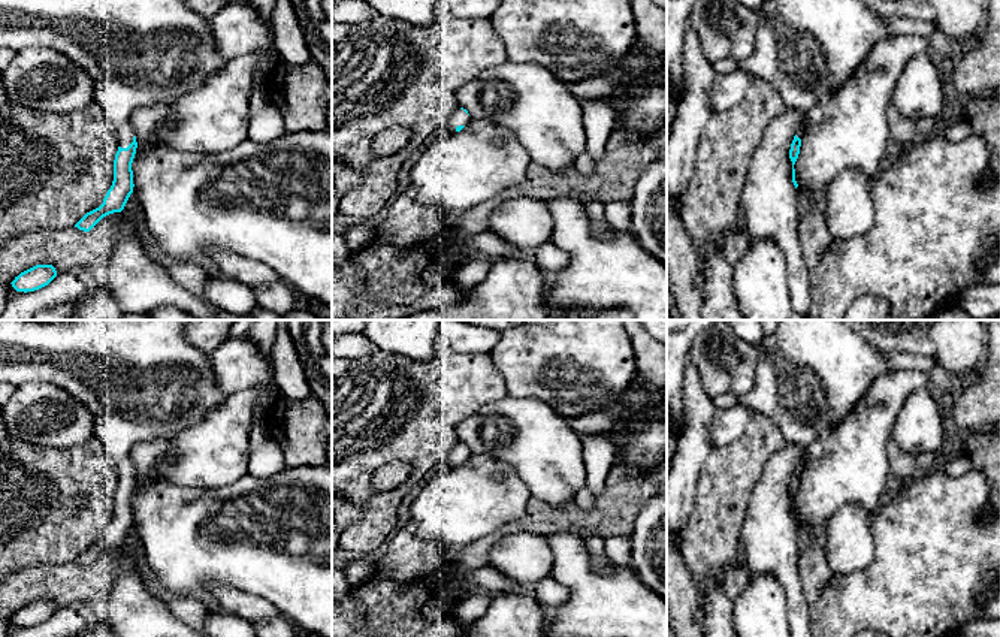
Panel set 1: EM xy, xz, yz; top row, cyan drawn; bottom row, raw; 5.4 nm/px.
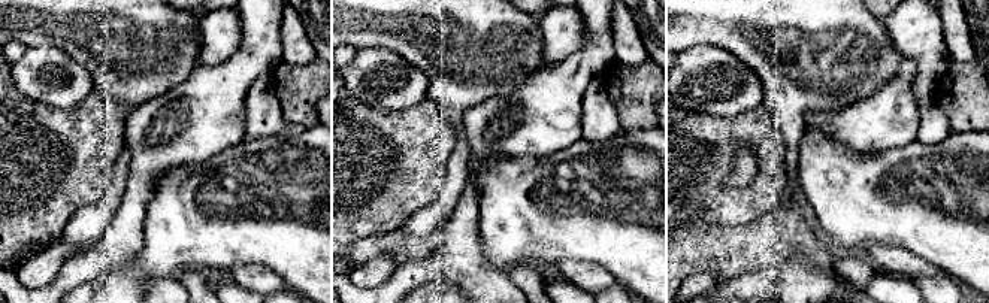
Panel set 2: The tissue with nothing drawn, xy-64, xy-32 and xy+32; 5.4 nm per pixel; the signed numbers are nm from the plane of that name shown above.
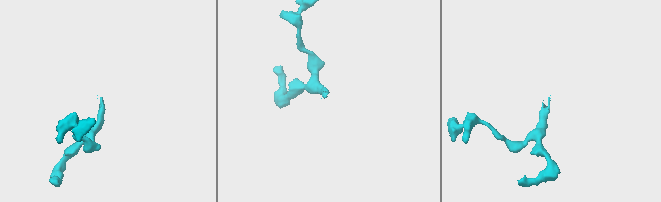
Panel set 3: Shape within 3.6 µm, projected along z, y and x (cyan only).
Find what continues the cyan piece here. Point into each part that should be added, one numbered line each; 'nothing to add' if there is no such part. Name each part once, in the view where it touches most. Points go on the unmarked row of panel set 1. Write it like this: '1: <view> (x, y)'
1: xy (142, 380)

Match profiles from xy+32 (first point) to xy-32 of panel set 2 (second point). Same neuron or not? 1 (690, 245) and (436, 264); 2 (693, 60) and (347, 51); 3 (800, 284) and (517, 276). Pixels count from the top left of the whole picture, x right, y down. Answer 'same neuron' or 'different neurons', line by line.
1: different neurons
2: different neurons
3: different neurons

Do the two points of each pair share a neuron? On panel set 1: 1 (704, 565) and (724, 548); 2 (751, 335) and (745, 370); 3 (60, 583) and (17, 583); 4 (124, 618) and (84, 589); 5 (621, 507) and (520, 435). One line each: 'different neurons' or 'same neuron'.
1: same neuron
2: different neurons
3: same neuron
4: different neurons
5: different neurons

